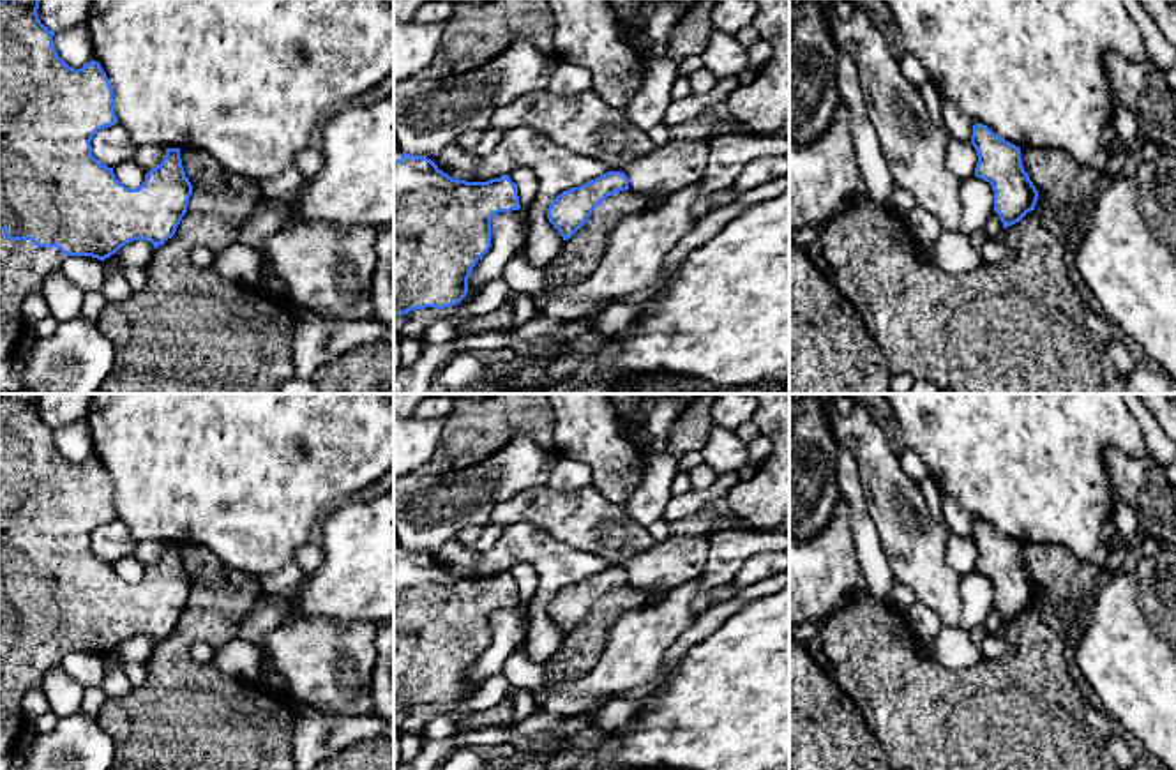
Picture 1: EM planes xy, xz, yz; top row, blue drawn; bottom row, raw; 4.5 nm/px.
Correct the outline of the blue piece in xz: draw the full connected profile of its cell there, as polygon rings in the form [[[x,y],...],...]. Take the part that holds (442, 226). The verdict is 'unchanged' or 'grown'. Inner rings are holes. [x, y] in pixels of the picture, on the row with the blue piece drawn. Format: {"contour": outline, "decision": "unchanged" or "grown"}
{"contour": [[[394,136],[394,318],[459,304],[471,268],[491,247],[491,219],[519,208],[509,175],[487,182],[452,178],[434,161],[403,152]]], "decision": "grown"}

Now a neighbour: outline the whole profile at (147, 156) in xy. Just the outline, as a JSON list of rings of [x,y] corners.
[[[139,145],[132,155],[132,161],[145,170],[147,173],[159,166],[161,161],[166,155],[166,148],[164,147],[155,147],[155,145]]]

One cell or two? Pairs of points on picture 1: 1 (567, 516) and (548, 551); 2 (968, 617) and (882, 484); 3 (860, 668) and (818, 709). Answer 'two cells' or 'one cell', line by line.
1: two cells
2: two cells
3: two cells

